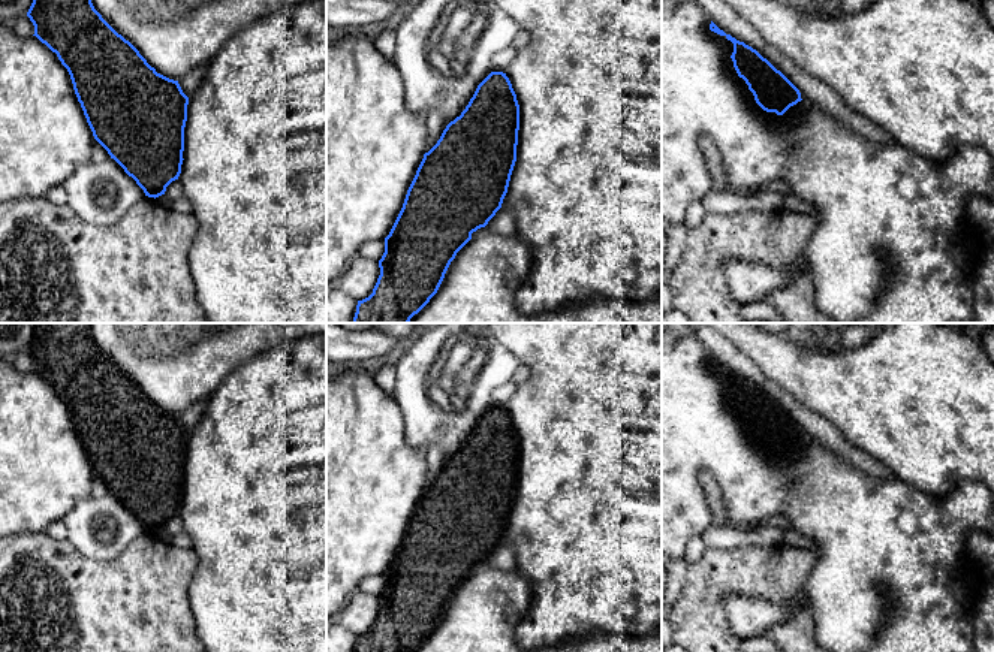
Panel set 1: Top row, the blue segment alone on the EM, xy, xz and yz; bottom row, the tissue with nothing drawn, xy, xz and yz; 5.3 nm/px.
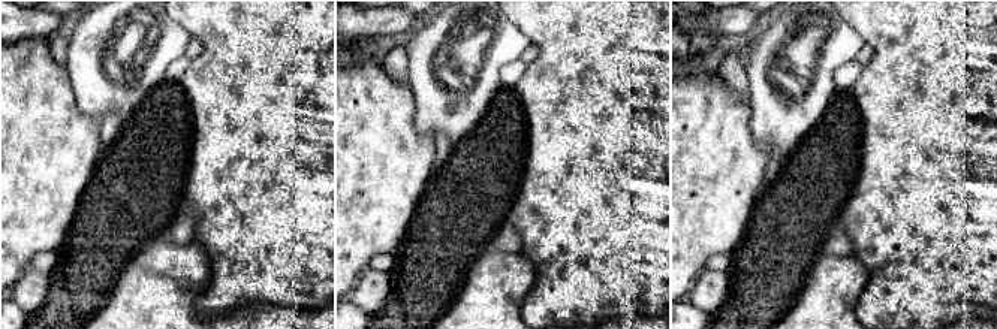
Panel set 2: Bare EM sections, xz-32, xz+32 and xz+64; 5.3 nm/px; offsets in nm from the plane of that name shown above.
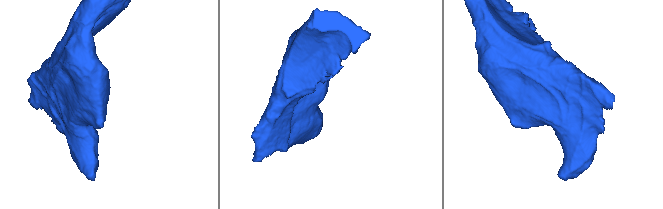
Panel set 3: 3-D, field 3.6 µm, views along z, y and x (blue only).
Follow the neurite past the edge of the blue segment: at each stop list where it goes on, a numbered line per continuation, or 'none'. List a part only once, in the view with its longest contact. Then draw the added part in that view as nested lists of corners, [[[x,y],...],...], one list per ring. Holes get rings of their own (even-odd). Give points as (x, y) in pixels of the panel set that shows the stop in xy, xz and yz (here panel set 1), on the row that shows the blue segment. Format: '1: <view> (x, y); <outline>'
none

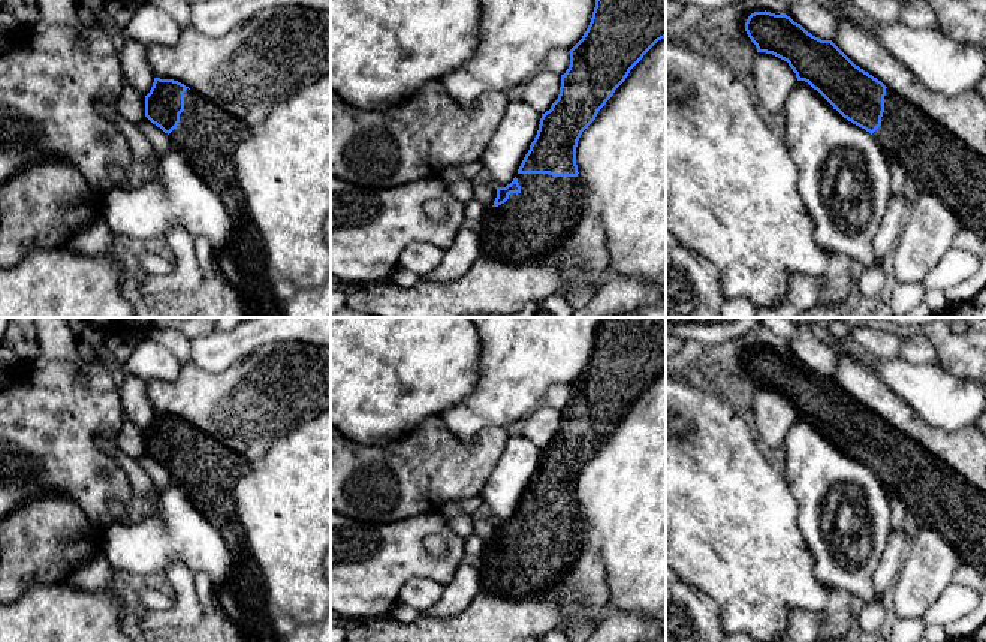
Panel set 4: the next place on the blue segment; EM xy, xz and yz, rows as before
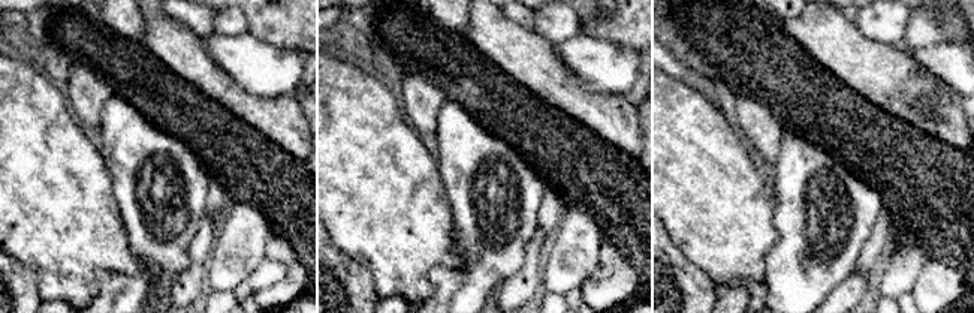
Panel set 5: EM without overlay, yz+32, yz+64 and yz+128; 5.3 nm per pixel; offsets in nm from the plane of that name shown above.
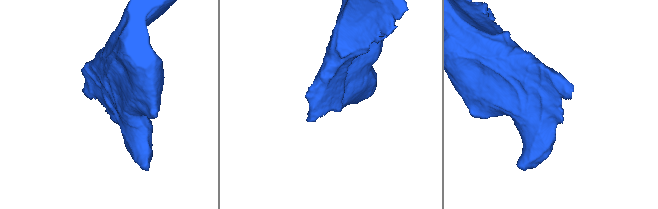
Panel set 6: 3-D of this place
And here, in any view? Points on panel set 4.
1: xz (528, 225); [[[518,174],[521,192],[498,207],[488,207],[479,230],[480,254],[518,263],[542,257],[573,227],[588,202],[578,177]]]

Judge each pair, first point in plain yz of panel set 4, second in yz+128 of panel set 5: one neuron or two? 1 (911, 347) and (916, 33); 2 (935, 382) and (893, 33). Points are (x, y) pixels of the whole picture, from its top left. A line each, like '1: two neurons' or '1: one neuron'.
1: two neurons
2: two neurons

